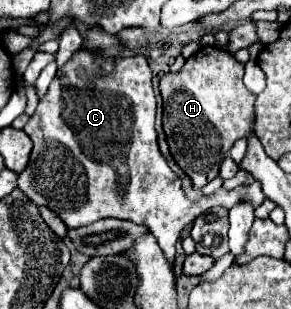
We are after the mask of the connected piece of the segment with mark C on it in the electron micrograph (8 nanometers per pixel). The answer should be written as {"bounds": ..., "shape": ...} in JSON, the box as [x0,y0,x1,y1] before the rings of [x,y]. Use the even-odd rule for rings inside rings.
{"bounds":[19,50,265,262],"shape":[[[77,50],[73,58],[67,62],[67,66],[57,72],[45,94],[45,100],[39,102],[35,114],[23,128],[27,136],[33,140],[33,152],[29,166],[25,168],[25,172],[19,174],[19,188],[37,206],[51,208],[67,224],[67,228],[87,226],[103,218],[123,218],[135,224],[145,224],[149,232],[157,238],[161,250],[169,254],[169,262],[173,262],[175,242],[181,230],[187,224],[191,224],[199,214],[213,206],[231,208],[241,198],[253,198],[255,208],[265,200],[265,196],[261,194],[261,186],[257,186],[257,180],[251,186],[241,186],[235,190],[219,188],[211,196],[203,196],[197,202],[187,200],[187,196],[181,190],[181,179],[173,174],[157,146],[155,94],[151,86],[151,68],[147,60],[143,56],[129,56],[117,62],[113,74],[95,76],[97,72],[99,60],[87,50]]]}

